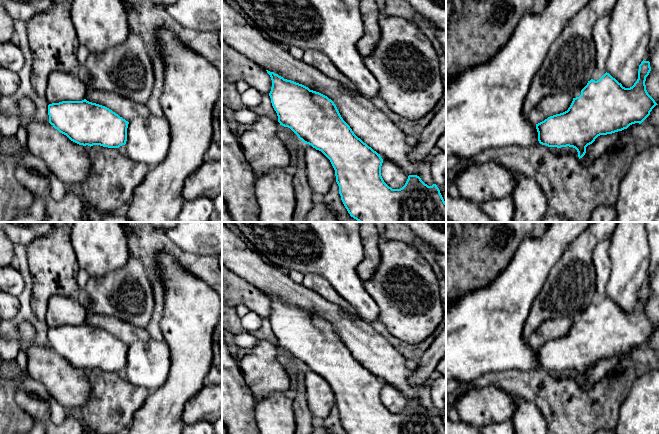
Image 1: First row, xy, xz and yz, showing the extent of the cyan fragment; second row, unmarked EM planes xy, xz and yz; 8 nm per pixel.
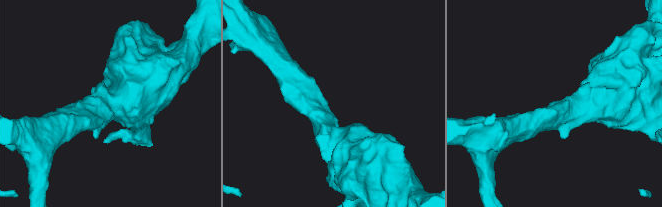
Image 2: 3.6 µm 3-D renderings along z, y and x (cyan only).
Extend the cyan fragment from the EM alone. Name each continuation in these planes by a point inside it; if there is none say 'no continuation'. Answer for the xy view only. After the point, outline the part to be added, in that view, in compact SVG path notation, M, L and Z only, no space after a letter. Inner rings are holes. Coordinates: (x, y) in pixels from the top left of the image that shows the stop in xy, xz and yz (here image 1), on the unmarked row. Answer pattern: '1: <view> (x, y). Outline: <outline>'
no continuation

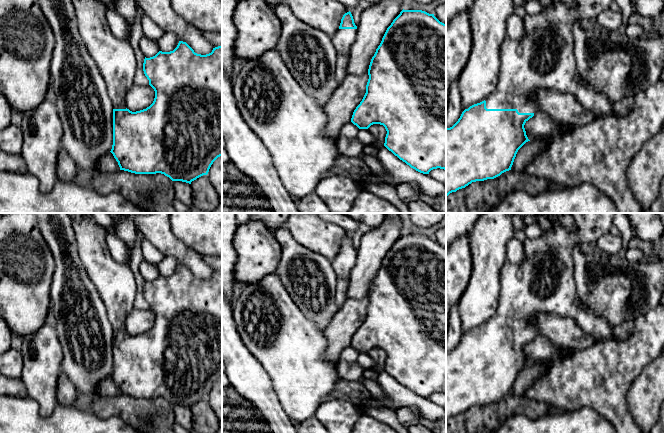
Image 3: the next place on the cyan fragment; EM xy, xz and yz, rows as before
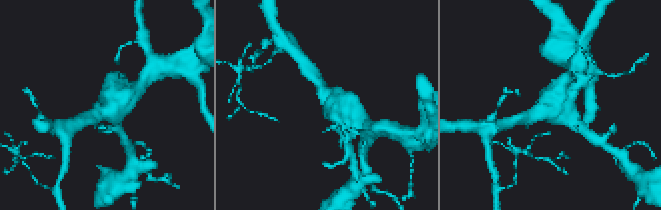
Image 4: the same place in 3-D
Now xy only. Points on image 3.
1: xy (115, 283). Outline: M85 213L81 218L71 218L71 226L75 233L80 260L105 305L113 333L126 333L125 321L134 308L137 292L129 265L118 263L112 258L105 240L107 229L97 223L90 213Z

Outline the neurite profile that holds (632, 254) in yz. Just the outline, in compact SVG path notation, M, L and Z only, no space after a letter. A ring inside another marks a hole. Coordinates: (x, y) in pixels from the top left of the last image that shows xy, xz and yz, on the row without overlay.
M628 248L624 254L626 259L630 262L641 262L645 261L647 258L644 256L642 251L638 248Z

